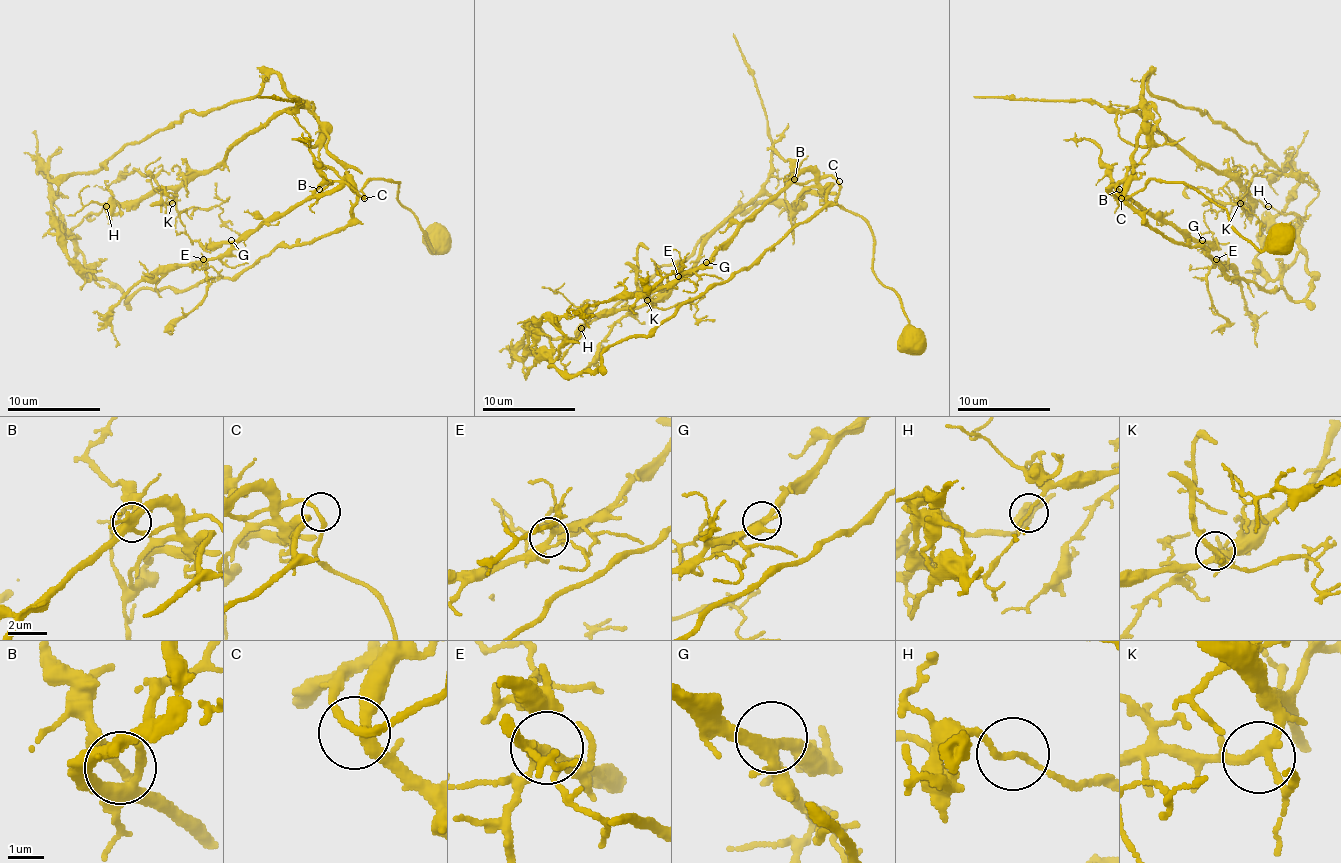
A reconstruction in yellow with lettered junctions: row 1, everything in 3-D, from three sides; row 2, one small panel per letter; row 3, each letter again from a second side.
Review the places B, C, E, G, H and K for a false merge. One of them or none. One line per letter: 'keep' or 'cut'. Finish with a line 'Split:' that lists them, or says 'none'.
B: keep
C: keep
E: keep
G: keep
H: cut
K: keep
Split: H

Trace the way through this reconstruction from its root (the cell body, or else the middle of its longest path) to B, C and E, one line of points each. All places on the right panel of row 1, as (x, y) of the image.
B: (1310, 289), (1293, 301), (1282, 289), (1261, 289), (1244, 278), (1226, 275), (1200, 245), (1119, 189)
C: (1310, 289), (1293, 301), (1282, 289), (1261, 289), (1244, 278), (1230, 278), (1202, 247), (1172, 243), (1121, 198)
E: (1310, 289), (1300, 301), (1293, 301), (1282, 289), (1261, 289), (1244, 278), (1226, 275), (1219, 268), (1216, 259)

